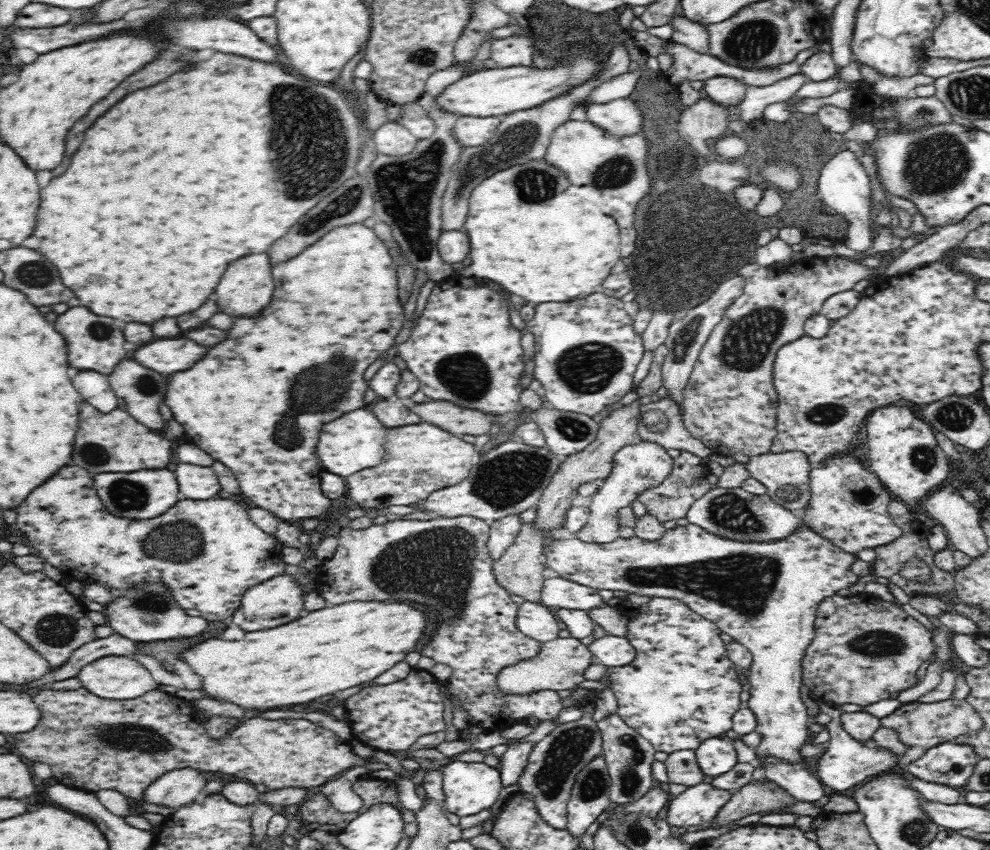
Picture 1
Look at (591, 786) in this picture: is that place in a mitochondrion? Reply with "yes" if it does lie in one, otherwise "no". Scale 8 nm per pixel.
yes

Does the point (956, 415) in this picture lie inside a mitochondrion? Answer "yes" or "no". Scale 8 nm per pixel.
yes

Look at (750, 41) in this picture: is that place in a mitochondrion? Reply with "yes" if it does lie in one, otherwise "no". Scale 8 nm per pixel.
yes

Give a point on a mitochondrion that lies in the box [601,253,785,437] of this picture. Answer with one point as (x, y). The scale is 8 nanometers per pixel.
(686, 339)

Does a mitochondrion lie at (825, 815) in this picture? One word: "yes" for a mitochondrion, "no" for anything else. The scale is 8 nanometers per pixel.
no

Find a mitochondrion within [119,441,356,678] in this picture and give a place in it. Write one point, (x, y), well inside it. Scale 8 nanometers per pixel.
(183, 541)

